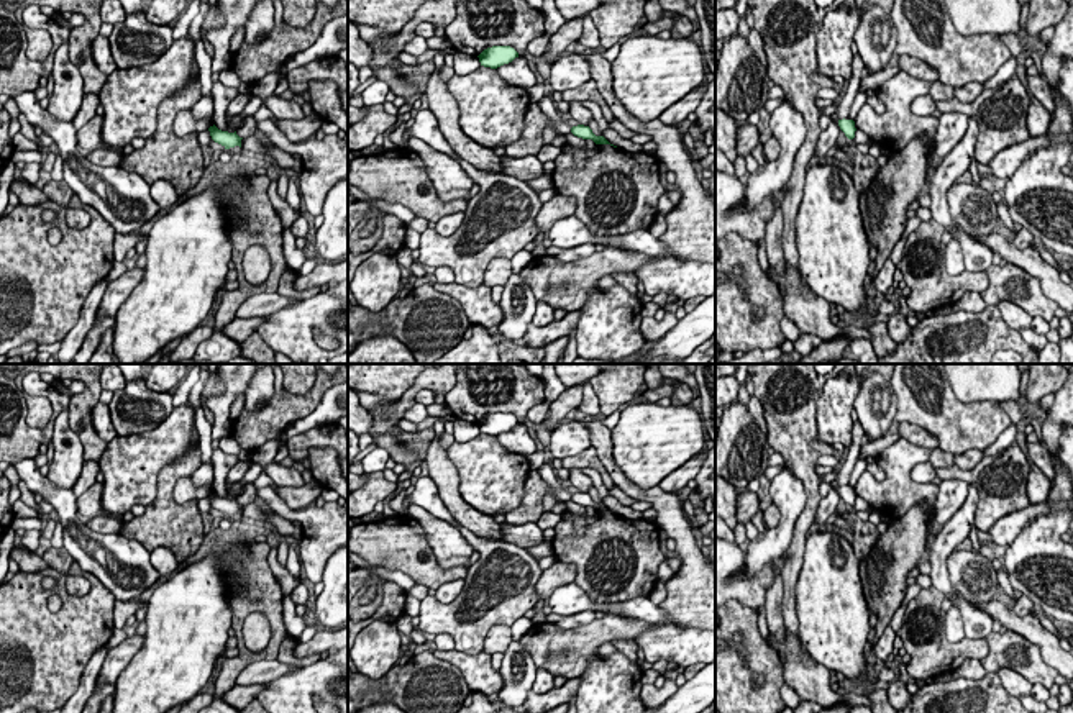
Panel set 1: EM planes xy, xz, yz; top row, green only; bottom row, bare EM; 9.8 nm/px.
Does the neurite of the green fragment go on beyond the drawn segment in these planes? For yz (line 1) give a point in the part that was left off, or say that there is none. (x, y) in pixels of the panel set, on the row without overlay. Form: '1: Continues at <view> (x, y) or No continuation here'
1: No continuation here

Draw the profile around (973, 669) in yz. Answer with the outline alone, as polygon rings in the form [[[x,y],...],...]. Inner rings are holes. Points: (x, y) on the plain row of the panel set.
[[[965,659],[958,669],[953,667],[953,674],[963,679],[981,680],[988,672],[979,659]]]

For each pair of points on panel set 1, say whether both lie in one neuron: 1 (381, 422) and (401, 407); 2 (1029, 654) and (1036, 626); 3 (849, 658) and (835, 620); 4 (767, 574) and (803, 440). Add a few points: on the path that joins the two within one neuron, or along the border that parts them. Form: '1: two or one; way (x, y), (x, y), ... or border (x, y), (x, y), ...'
1: one; way (386, 422), (396, 412)
2: two; border (1008, 628), (1034, 643), (1039, 654), (1055, 669)
3: one; way (840, 648), (835, 640), (835, 630)
4: two; border (783, 556), (783, 571), (780, 574)

